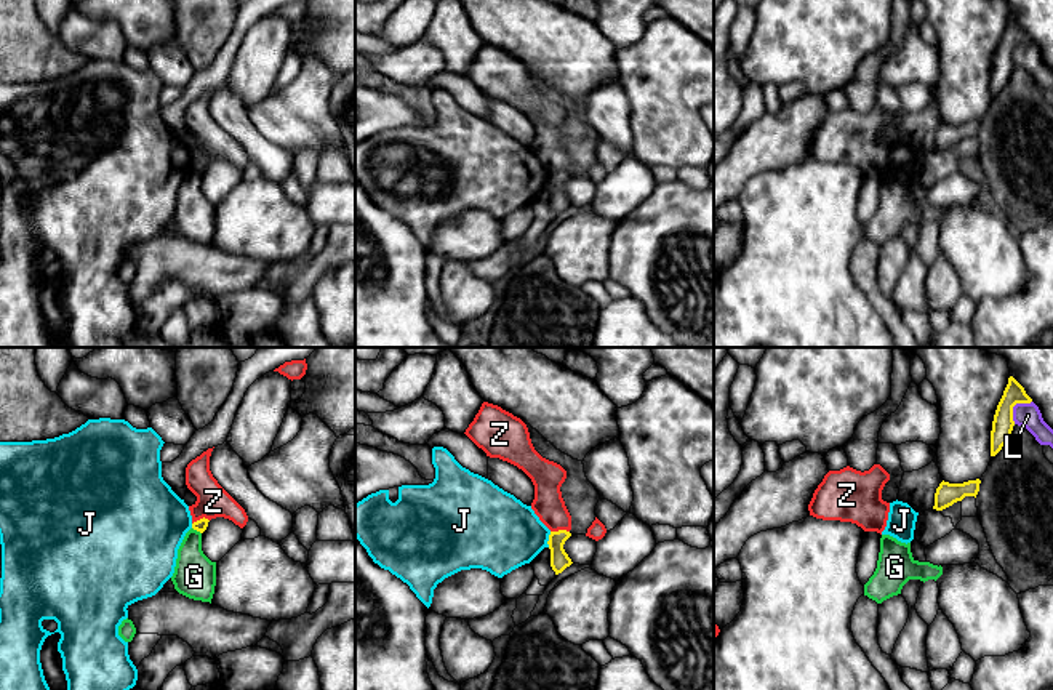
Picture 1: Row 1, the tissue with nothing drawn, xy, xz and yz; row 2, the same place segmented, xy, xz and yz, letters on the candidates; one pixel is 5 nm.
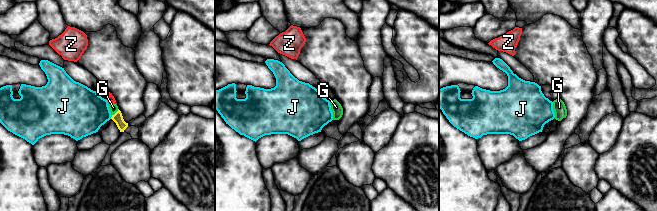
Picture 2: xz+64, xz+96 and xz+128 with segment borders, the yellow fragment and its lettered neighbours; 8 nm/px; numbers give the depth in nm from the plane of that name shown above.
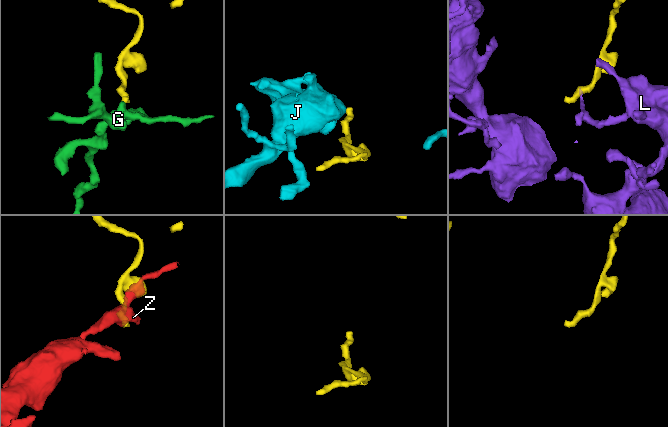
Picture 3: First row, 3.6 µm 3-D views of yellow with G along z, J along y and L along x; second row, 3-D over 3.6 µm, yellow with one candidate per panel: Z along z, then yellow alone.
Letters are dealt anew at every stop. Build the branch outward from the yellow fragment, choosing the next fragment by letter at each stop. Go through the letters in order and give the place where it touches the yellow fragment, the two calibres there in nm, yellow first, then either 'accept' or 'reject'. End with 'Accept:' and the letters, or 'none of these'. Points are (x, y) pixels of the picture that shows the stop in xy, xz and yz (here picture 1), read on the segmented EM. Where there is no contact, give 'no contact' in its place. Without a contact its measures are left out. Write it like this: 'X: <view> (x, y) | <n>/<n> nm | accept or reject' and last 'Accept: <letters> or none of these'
G: xy (197, 530) | 70/220 nm | reject
J: xz (549, 540) | 100/380 nm | reject
L: yz (1013, 405) | 110/130 nm | reject
Z: xz (559, 530) | 100/160 nm | reject
Accept: none of these

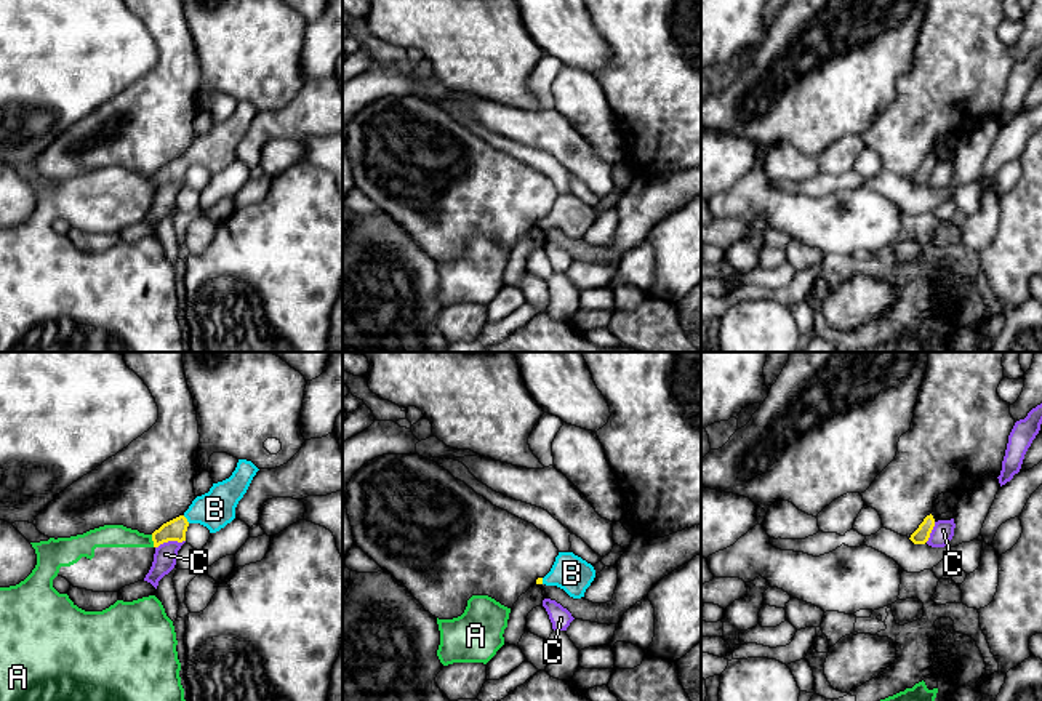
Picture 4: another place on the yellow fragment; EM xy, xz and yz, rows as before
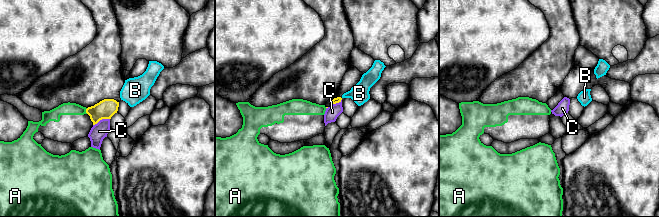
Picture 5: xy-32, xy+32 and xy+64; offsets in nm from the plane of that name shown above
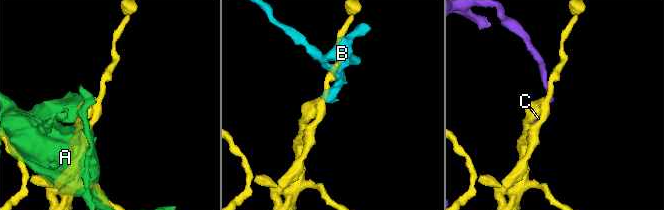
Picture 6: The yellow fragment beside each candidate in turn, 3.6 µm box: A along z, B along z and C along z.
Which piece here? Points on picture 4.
A: xy (152, 540) | 110/110 nm | reject
B: xy (186, 519) | 110/190 nm | accept
C: xy (170, 540) | 110/110 nm | reject
Accept: B

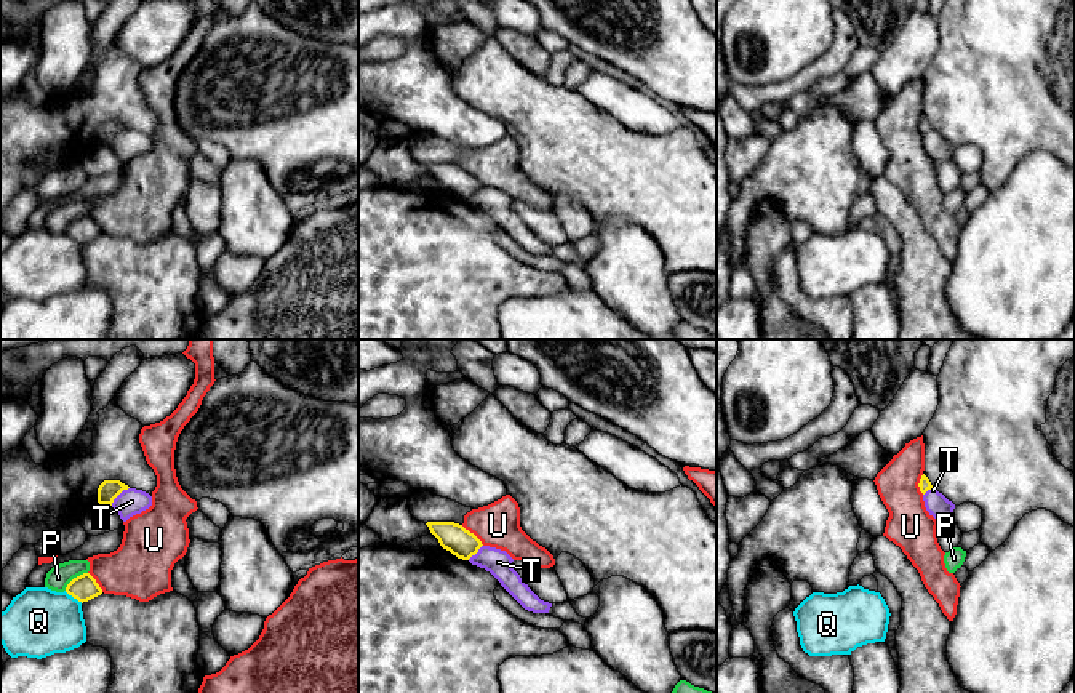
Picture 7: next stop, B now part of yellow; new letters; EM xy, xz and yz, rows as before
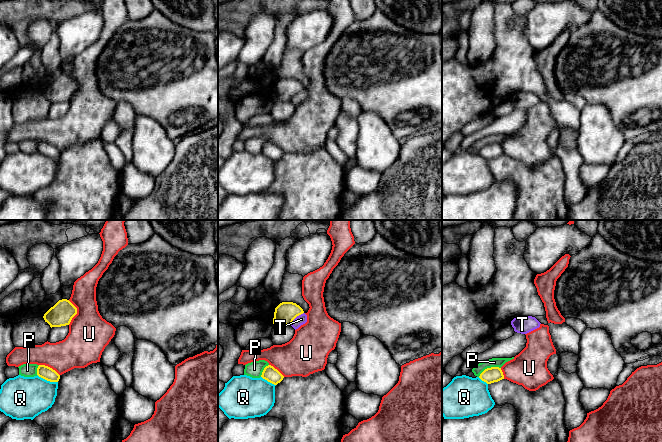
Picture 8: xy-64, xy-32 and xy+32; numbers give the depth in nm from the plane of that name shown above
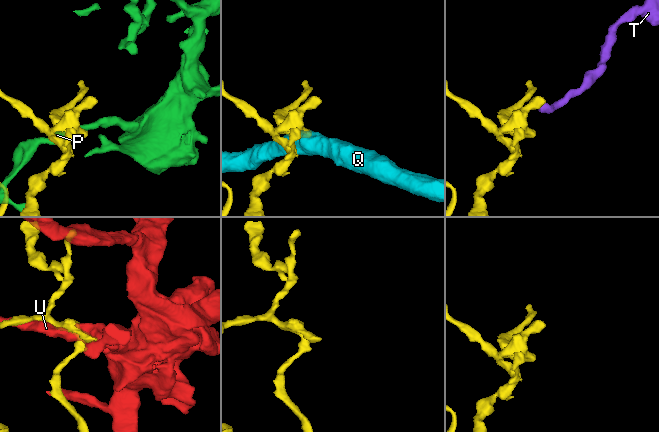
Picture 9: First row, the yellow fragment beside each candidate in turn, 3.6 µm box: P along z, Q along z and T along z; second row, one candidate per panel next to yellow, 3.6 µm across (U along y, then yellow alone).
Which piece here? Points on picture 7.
P: xy (74, 578) | 140/120 nm | reject
Q: xy (74, 597) | 140/340 nm | reject
T: xy (119, 493) | 100/140 nm | reject
U: xz (472, 533) | 140/220 nm | reject
Accept: none of these

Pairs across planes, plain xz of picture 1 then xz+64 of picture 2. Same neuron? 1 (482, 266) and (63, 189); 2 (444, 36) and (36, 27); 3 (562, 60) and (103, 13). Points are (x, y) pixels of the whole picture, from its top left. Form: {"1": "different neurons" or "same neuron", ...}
{"1": "different neurons", "2": "different neurons", "3": "same neuron"}

